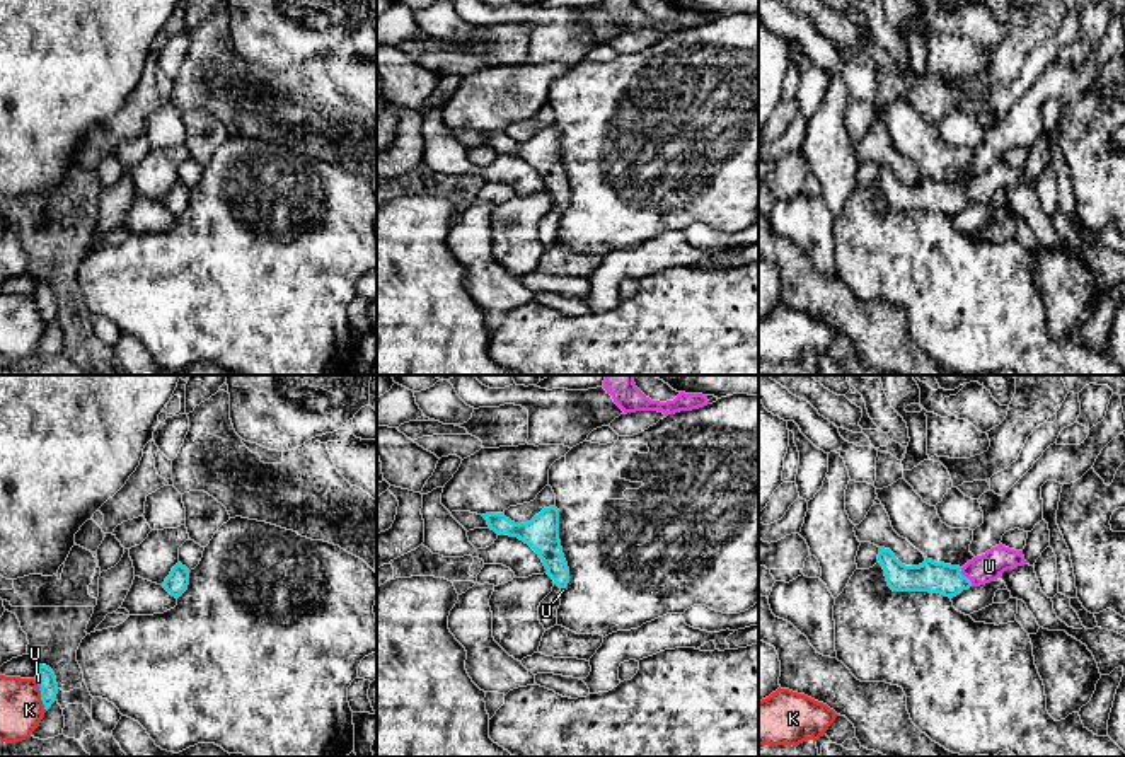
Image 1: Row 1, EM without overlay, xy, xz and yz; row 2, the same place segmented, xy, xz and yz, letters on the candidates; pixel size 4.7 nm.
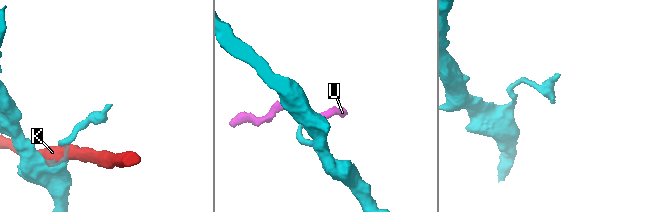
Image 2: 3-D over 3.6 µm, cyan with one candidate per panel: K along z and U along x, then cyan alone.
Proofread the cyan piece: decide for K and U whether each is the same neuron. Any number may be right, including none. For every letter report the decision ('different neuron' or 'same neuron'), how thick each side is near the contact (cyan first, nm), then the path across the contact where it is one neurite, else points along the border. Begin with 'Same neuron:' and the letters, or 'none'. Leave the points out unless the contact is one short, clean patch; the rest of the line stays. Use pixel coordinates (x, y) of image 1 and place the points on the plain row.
Same neuron: U
K: different neuron | 80/200 nm
U: same neuron | 150/140 nm

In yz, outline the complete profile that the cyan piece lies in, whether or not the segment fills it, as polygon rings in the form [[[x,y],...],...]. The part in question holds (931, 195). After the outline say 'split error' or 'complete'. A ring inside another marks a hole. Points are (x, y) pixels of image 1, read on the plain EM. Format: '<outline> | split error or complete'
[[[1002,162],[973,176],[963,186],[927,177],[919,184],[902,182],[890,167],[880,165],[878,179],[893,210],[929,210],[956,215],[970,205],[990,201],[1007,188],[1024,184],[1023,169]]] | split error

